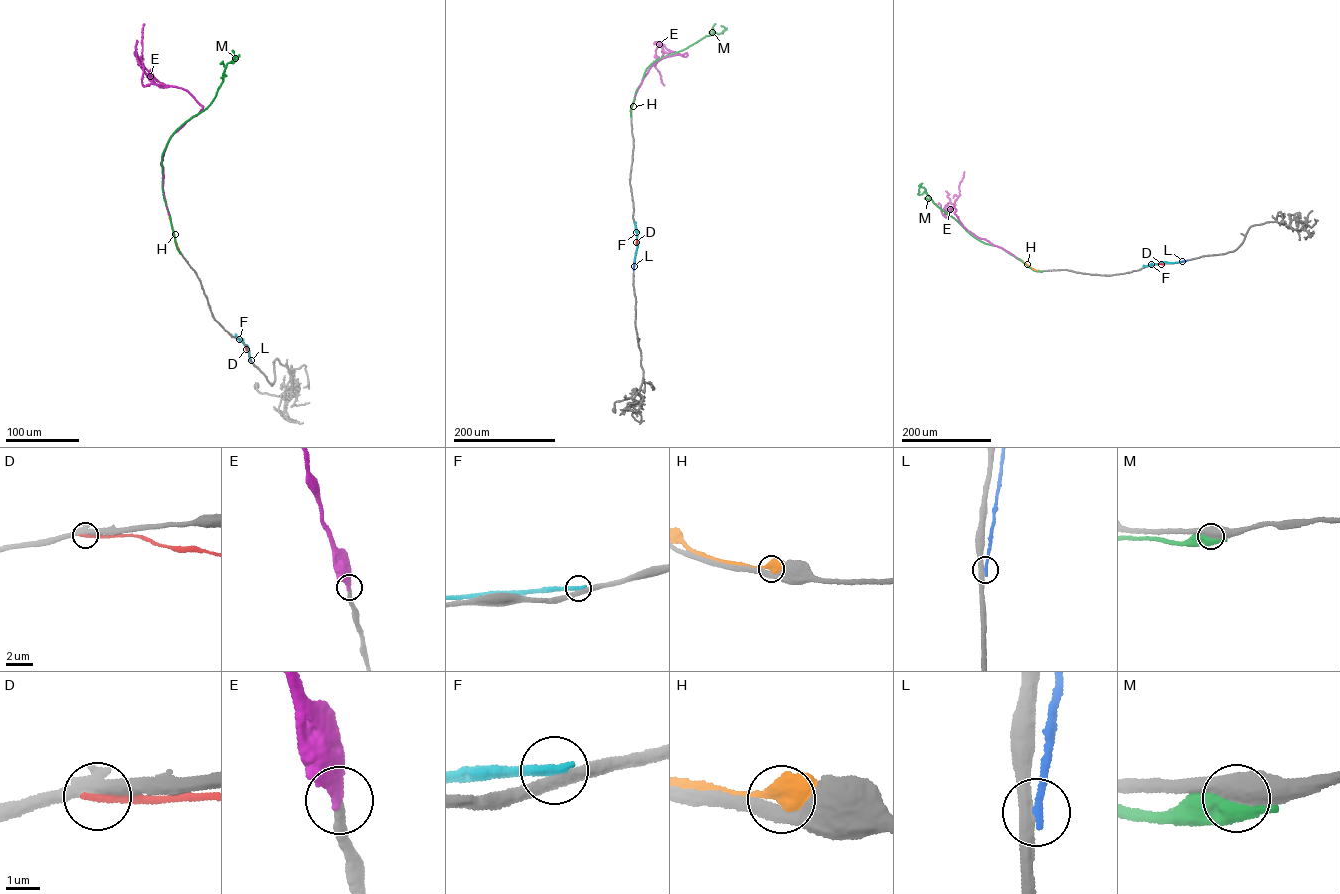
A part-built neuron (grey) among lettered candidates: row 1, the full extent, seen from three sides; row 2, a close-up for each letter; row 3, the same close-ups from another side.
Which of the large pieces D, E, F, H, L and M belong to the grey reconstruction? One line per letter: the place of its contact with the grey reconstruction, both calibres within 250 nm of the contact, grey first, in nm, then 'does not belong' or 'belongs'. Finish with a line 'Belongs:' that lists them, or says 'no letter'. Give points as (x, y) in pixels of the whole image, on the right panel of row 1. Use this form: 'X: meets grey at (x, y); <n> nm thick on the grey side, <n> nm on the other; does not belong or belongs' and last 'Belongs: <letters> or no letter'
D: meets grey at (1159, 263); 400 nm thick on the grey side, 240 nm on the other; does not belong
E: meets grey at (1019, 259); 300 nm thick on the grey side, 440 nm on the other; belongs
F: meets grey at (1180, 262); 360 nm thick on the grey side, 360 nm on the other; does not belong
H: meets grey at (1037, 270); 320 nm thick on the grey side, 480 nm on the other; does not belong
L: meets grey at (1187, 260); 360 nm thick on the grey side, 240 nm on the other; does not belong
M: meets grey at (1042, 271); 500 nm thick on the grey side, 600 nm on the other; does not belong
Belongs: E

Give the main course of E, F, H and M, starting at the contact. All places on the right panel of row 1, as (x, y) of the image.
E: (1019, 259), (968, 230), (954, 213), (956, 209), (952, 206), (950, 209), (959, 195), (959, 185), (964, 171)
F: (1180, 262), (1143, 265)
H: (1037, 270), (1019, 259)
M: (1041, 271), (1033, 270), (1001, 248), (976, 239), (934, 204), (923, 187), (920, 186), (919, 192)

